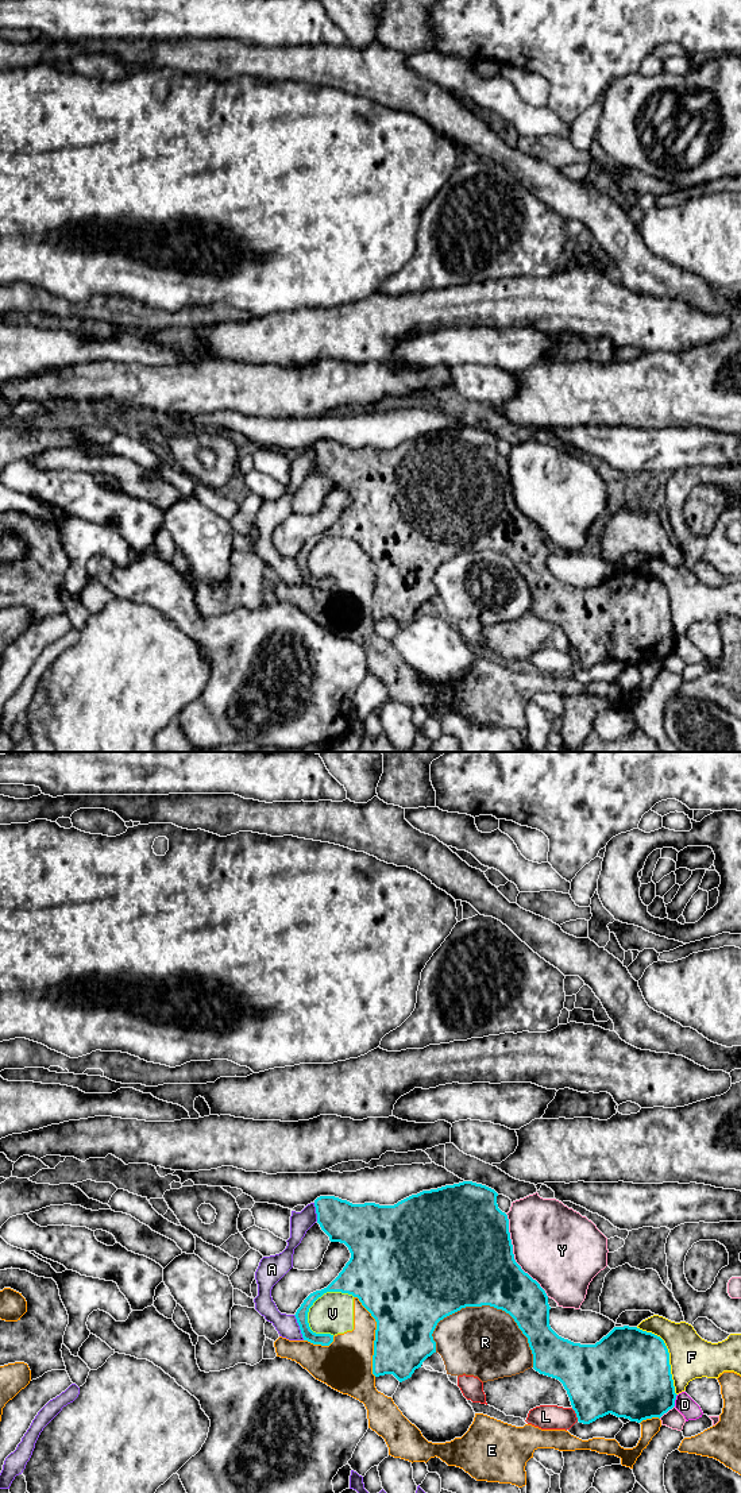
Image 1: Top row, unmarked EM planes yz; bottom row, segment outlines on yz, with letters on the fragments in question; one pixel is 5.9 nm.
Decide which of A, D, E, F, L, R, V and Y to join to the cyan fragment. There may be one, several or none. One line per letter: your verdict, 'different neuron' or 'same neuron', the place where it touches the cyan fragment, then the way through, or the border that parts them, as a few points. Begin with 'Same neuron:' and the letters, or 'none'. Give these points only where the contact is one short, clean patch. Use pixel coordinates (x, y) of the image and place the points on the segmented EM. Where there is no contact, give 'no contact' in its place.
Same neuron: none
A: different neuron; meets cyan in yz at (300, 1327)
D: different neuron; meets cyan in yz at (675, 1399)
E: different neuron; meets cyan in yz at (375, 1335)
F: different neuron; meets cyan in yz at (668, 1354)
L: different neuron; meets cyan in yz at (577, 1415)
R: different neuron; meets cyan in yz at (494, 1307)
V: different neuron; meets cyan in yz at (320, 1296); border along yz (354, 1296), (346, 1292), (324, 1292), (309, 1308), (309, 1328)
Y: different neuron; meets cyan in yz at (513, 1256)

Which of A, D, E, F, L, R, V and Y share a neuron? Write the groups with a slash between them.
A / D / E V / F / L / R / Y

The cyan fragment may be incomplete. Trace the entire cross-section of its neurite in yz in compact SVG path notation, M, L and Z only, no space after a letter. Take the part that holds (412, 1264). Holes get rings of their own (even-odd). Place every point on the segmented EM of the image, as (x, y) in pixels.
M463 1181L412 1195L394 1205L375 1203L352 1204L335 1196L314 1200L317 1223L331 1242L344 1243L351 1258L339 1276L324 1289L310 1293L296 1312L304 1340L329 1346L331 1334L316 1334L308 1323L313 1303L327 1292L341 1292L358 1297L377 1322L373 1374L393 1374L400 1382L412 1377L422 1362L436 1353L433 1331L440 1320L466 1307L490 1305L509 1313L528 1338L533 1354L533 1369L559 1380L570 1397L578 1421L590 1424L609 1413L641 1423L661 1417L675 1407L676 1393L671 1374L669 1353L664 1340L637 1327L614 1327L595 1345L574 1343L559 1336L549 1326L549 1304L545 1291L516 1262L509 1232L509 1219L498 1208L498 1193L482 1184Z

